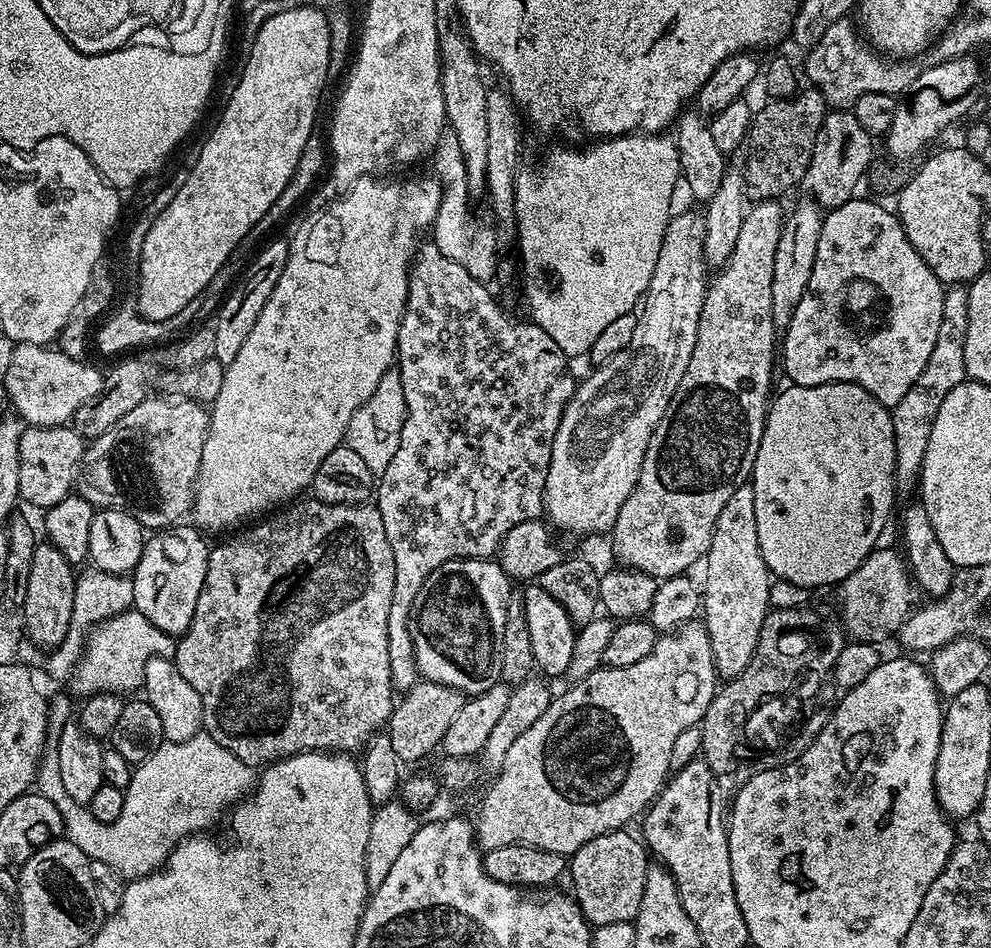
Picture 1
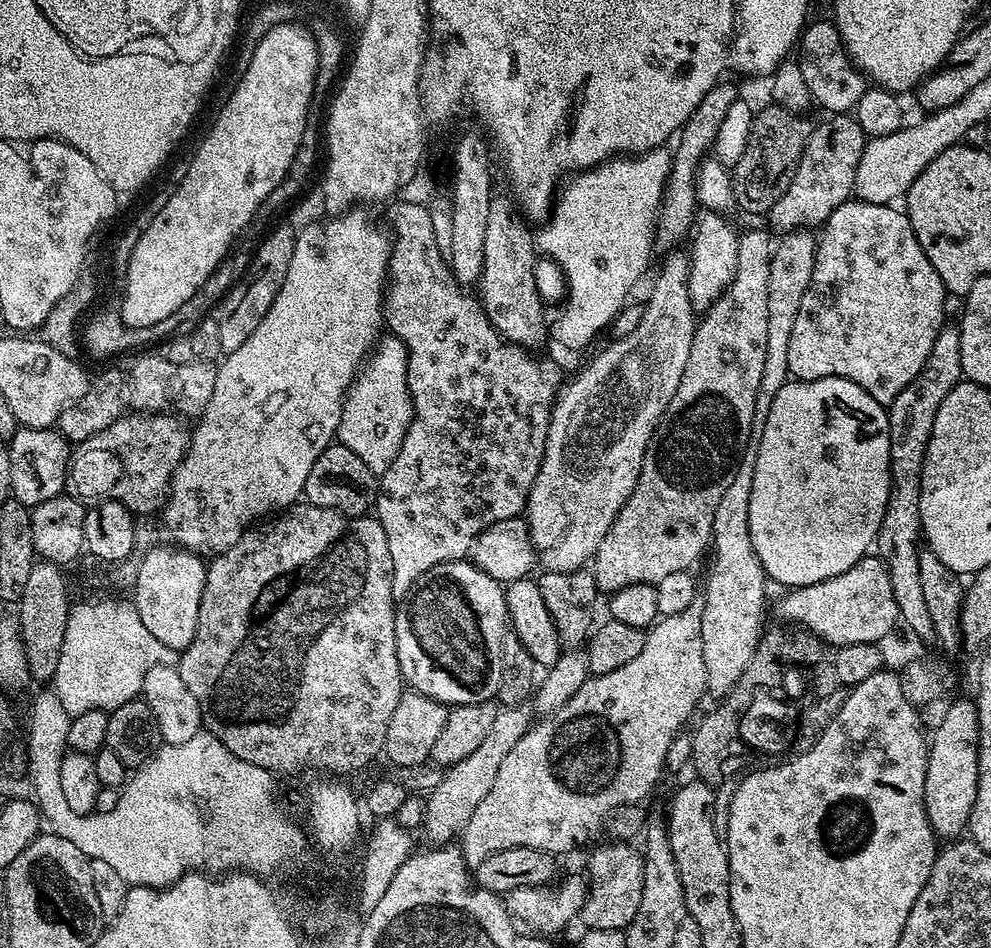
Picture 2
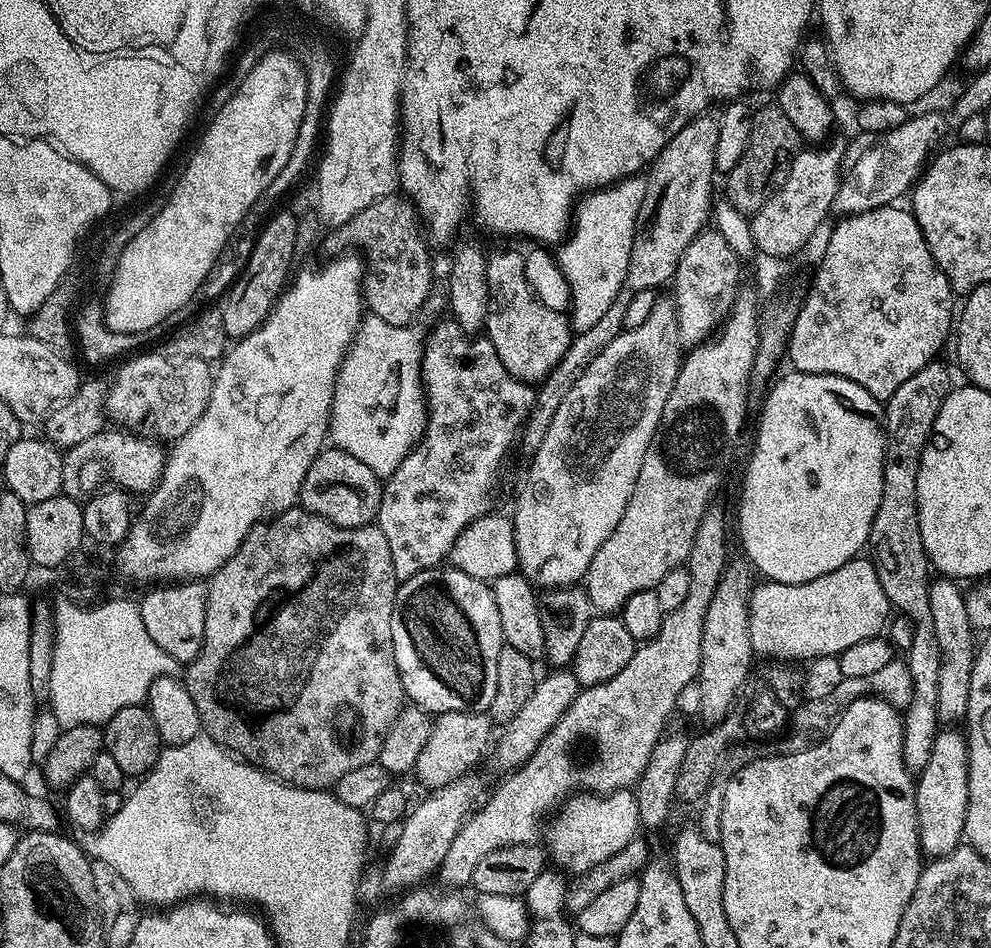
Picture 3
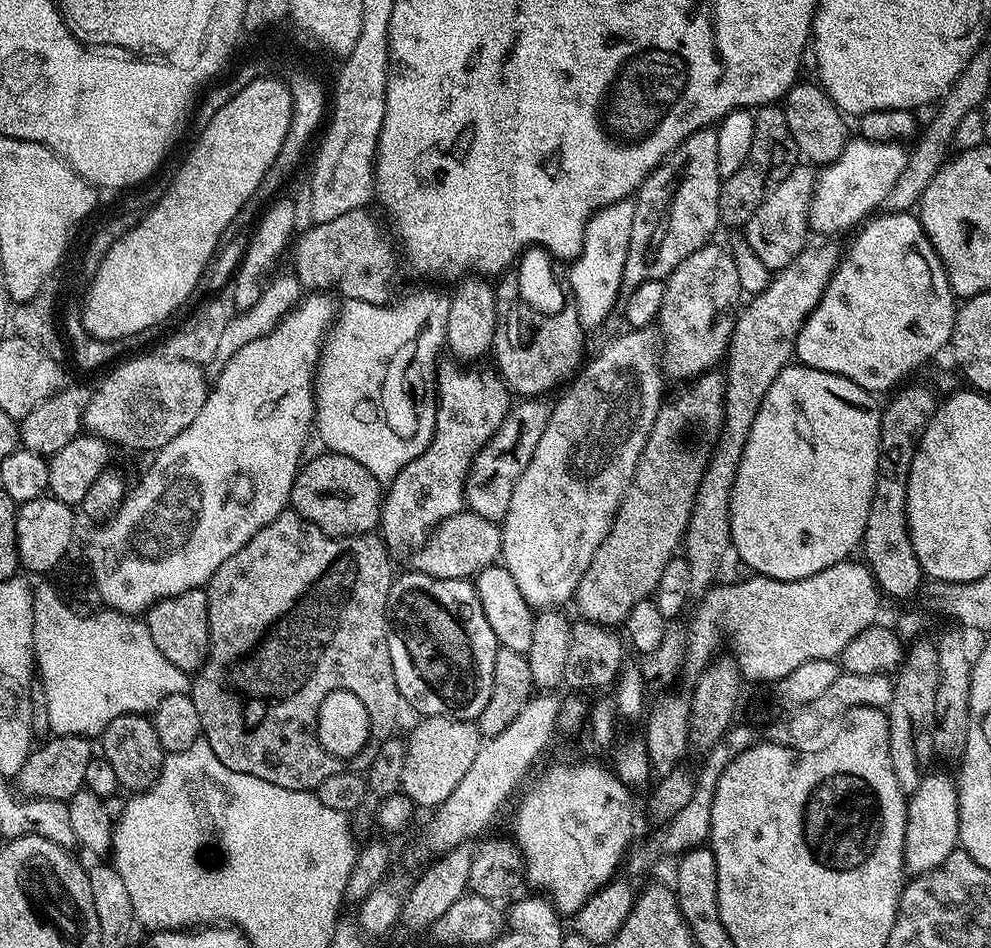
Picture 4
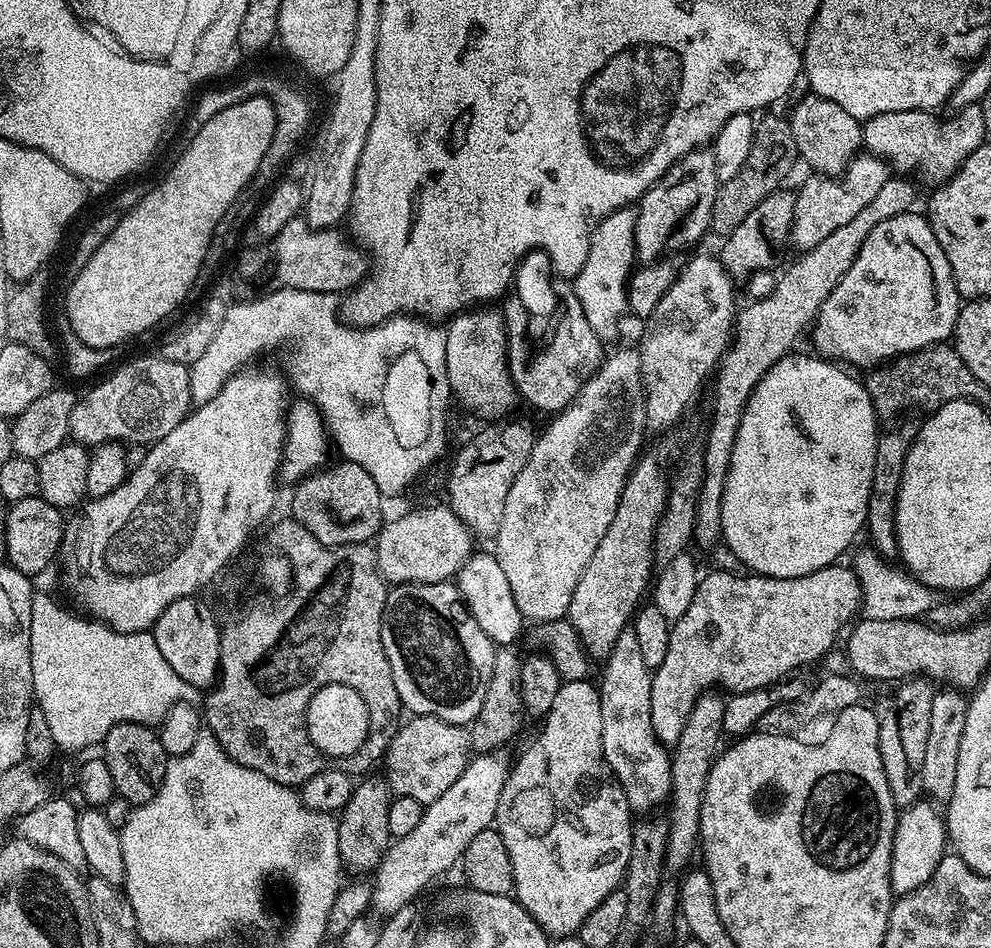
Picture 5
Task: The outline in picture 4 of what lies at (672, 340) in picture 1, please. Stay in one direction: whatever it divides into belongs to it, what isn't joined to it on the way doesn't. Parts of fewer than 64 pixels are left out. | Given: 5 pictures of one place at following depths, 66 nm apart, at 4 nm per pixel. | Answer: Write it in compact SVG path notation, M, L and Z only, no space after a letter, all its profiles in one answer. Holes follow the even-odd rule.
M651 327L625 331L605 344L608 345L592 361L588 360L579 369L578 375L567 385L568 393L560 401L555 401L550 414L550 422L546 422L546 431L543 432L542 438L534 450L534 458L530 458L530 466L526 466L526 470L522 470L522 478L518 478L518 482L514 486L514 494L510 497L510 510L506 510L504 519L500 524L502 567L508 571L510 578L514 578L518 590L522 593L522 598L526 598L526 602L534 610L560 608L567 600L569 603L575 597L578 582L582 582L582 574L586 574L586 566L590 566L590 558L594 558L594 554L598 554L598 546L602 546L602 538L606 538L606 534L610 534L610 526L618 514L618 506L634 478L638 458L642 458L642 446L646 446L646 438L650 438L650 430L666 400L666 395L664 396L666 377L660 366L658 336Z

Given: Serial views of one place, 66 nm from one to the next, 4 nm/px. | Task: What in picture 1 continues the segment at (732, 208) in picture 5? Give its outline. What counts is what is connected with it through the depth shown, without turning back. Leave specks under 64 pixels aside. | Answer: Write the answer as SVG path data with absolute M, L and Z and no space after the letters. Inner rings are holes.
M808 86L805 89L788 99L769 99L768 105L753 115L746 137L748 157L742 163L744 195L749 201L776 200L803 181L818 130L822 130L822 122L830 111L817 88Z

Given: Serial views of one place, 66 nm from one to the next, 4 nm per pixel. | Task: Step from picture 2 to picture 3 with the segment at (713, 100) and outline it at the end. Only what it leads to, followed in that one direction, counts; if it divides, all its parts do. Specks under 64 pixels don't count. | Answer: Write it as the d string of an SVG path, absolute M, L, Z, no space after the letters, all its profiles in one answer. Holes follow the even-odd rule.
M709 110L702 113L701 116L695 116L690 122L686 122L686 126L682 126L682 130L678 130L678 134L674 134L672 141L652 161L650 171L646 176L648 181L646 198L640 207L638 231L632 247L630 266L626 270L624 288L618 290L618 298L614 298L614 302L610 302L610 310L606 310L606 314L602 314L602 318L598 318L598 322L594 322L594 326L581 328L573 335L565 356L539 385L536 404L532 407L532 413L524 421L522 429L522 444L524 440L525 453L531 454L538 450L546 430L550 430L550 422L554 422L554 413L557 412L558 406L562 406L562 398L566 398L566 394L570 394L570 386L574 386L574 382L578 382L578 378L582 378L586 366L590 366L590 362L594 362L594 358L598 358L598 354L602 354L602 350L606 350L606 346L610 346L610 342L614 342L614 338L618 338L618 334L624 331L626 306L630 306L632 293L642 290L656 292L667 280L669 283L675 277L676 267L682 254L686 254L686 246L690 246L690 242L694 242L694 238L698 238L698 234L709 227L714 203L712 176L717 175L714 146L718 146L718 133L722 130L720 116L714 113L715 111Z

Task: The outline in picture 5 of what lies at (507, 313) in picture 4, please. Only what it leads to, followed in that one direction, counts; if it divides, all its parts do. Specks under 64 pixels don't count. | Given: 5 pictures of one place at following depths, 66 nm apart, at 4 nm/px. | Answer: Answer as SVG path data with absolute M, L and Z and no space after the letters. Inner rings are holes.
M568 280L556 283L555 294L557 311L554 320L556 332L548 335L542 342L542 348L534 346L527 338L527 317L510 316L505 319L508 338L508 369L515 382L519 397L536 409L547 414L555 414L568 407L579 394L582 386L603 364L603 341L594 334L586 319L582 304L578 301L575 285Z

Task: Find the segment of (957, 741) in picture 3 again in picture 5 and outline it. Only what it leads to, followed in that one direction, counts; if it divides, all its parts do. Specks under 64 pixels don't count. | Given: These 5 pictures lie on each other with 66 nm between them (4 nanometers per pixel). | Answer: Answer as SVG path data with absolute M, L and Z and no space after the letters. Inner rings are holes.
M921 798L909 808L903 809L897 815L892 839L890 882L893 893L896 896L905 896L918 886L922 886L922 882L926 882L926 878L930 878L930 874L938 870L938 862L942 862L949 844L948 825L941 809L935 803Z

